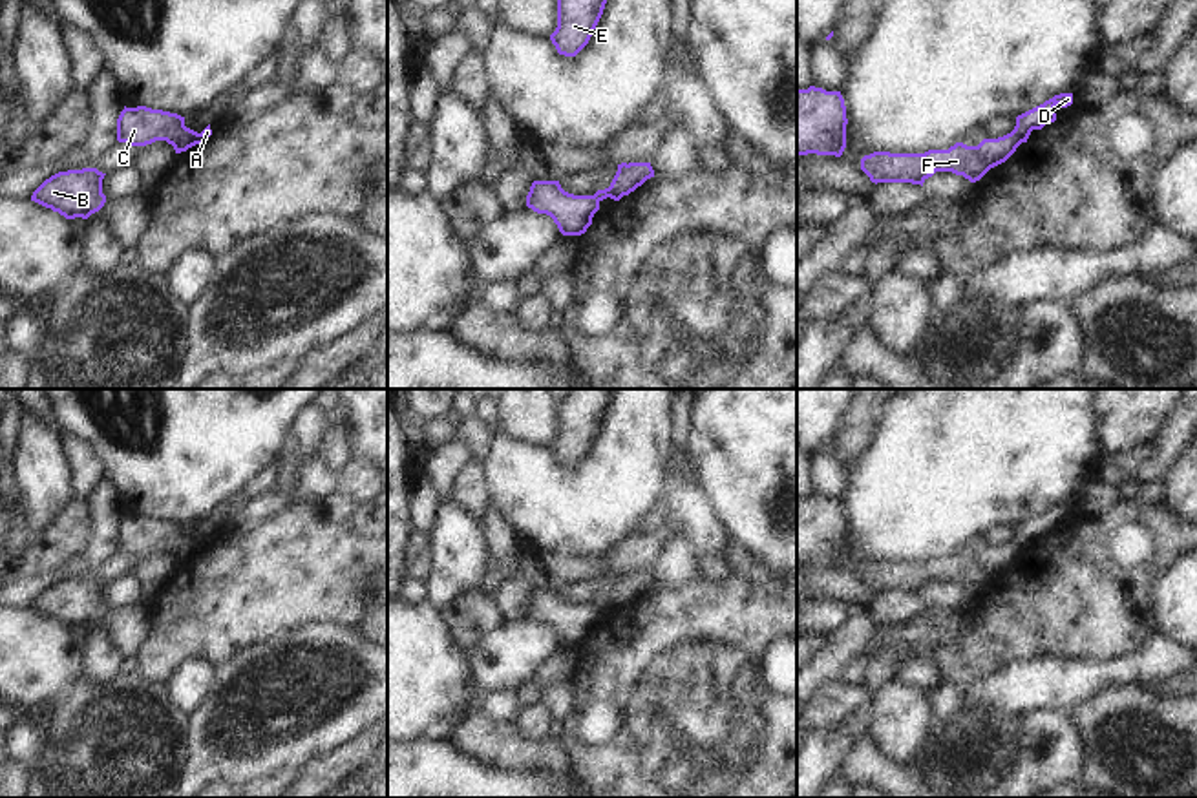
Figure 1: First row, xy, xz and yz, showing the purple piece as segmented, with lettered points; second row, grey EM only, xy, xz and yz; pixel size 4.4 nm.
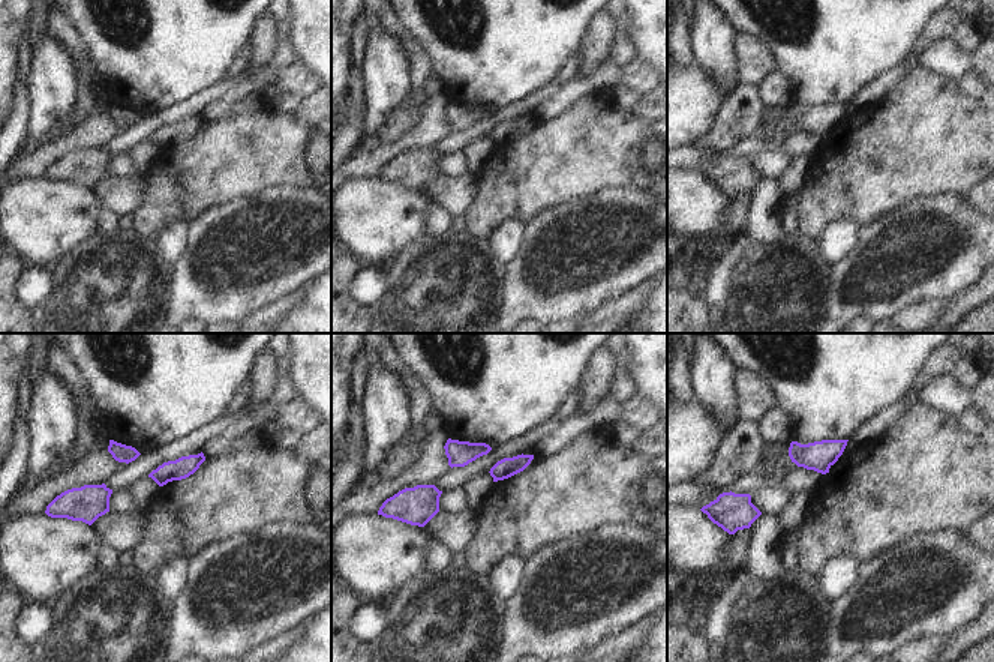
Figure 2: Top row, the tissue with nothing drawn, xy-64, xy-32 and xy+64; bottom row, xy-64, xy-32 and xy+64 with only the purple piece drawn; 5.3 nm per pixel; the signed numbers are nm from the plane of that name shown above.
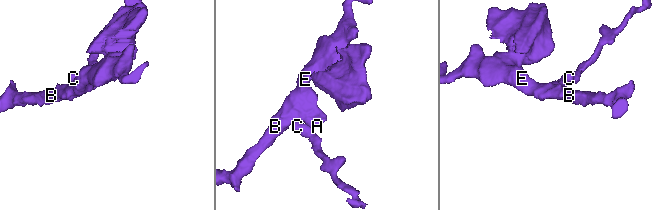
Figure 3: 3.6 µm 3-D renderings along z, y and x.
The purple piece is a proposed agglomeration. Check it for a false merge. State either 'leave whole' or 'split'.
split

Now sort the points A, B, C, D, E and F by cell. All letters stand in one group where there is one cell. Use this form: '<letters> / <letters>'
A B E F / C D

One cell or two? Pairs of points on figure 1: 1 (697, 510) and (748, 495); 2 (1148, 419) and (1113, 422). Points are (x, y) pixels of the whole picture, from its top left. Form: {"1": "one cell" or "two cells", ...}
{"1": "two cells", "2": "one cell"}

